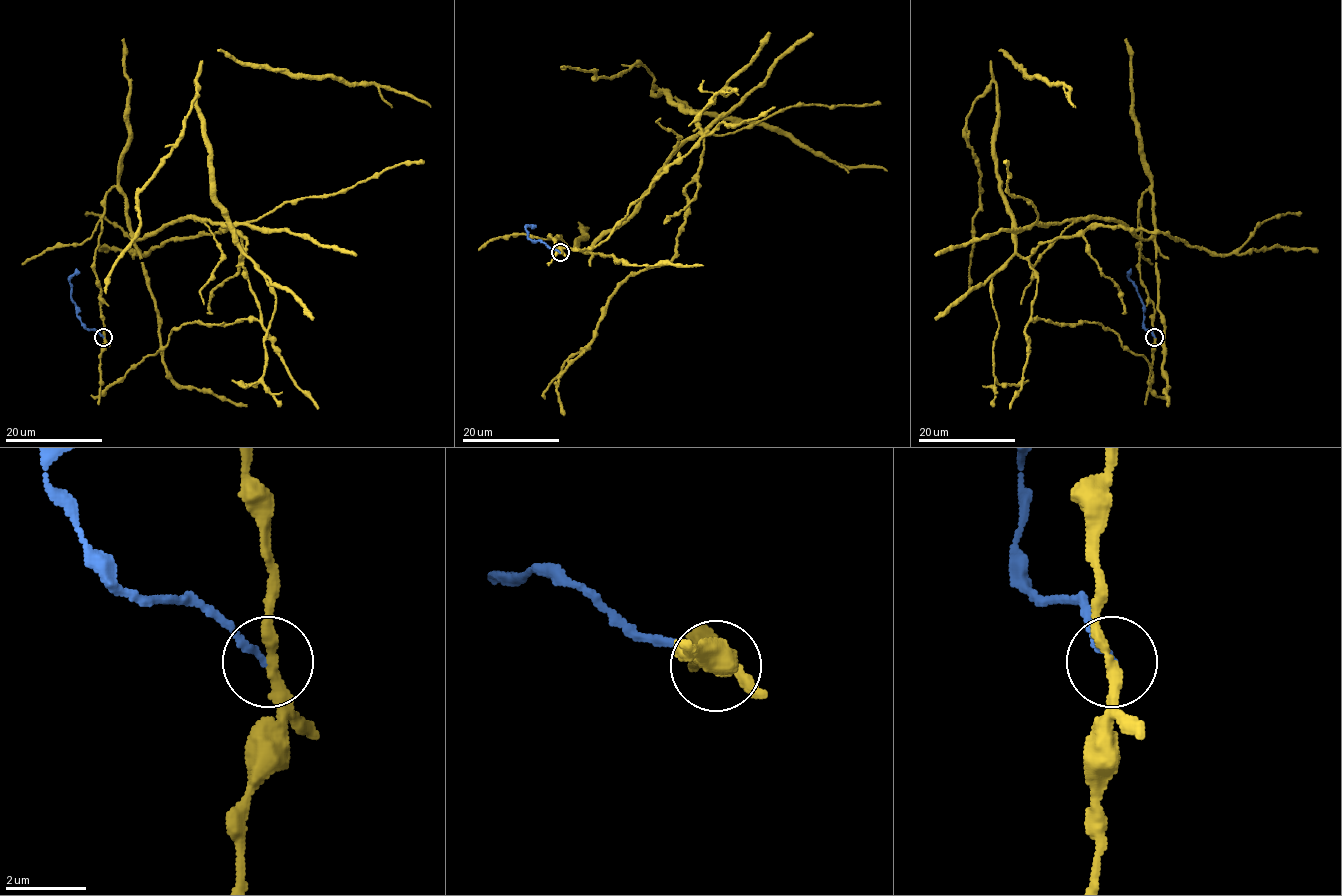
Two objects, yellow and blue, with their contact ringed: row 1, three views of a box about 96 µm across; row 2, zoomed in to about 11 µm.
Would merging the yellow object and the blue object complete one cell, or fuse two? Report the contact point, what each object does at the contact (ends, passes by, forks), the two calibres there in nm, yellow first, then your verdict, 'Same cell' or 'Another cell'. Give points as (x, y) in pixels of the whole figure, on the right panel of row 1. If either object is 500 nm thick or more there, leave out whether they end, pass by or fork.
Place: (1154, 337). At the ring yellow passes by. At the ring blue ends. Thickness 280 nm (yellow) against 150 nm. Another cell

